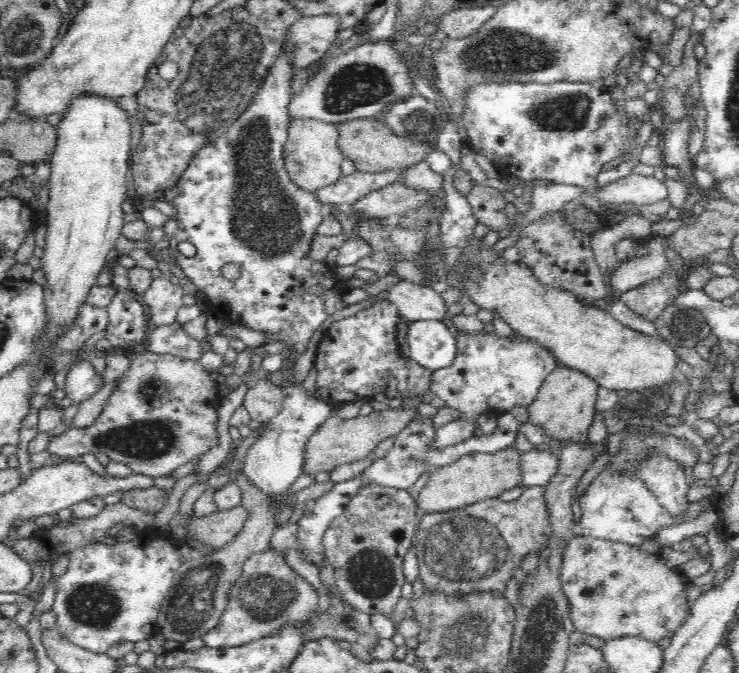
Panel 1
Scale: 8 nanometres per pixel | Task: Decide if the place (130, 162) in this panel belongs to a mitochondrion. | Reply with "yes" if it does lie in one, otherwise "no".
no

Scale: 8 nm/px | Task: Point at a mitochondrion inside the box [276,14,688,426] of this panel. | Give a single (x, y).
(501, 51)

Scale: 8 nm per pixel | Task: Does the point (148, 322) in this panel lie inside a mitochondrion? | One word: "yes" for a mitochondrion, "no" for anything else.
no

